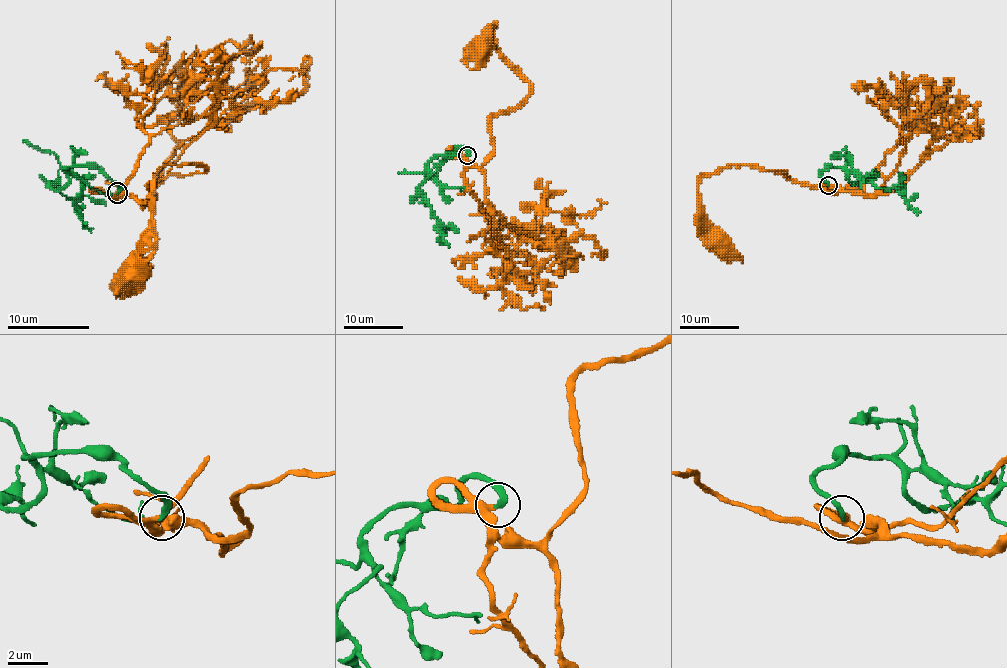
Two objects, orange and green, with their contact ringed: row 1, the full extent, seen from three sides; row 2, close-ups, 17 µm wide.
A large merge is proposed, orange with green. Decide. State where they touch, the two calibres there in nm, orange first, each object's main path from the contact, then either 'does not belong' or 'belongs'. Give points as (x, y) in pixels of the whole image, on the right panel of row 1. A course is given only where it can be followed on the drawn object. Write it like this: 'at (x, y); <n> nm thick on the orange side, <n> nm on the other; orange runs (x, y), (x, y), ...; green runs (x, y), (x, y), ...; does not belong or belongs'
at (828, 185); 280 nm thick on the orange side, 280 nm on the other; orange runs (829, 186), (839, 189), (833, 192), (752, 165), (728, 165), (707, 172), (697, 184), (698, 213), (741, 262); green runs (829, 186), (820, 174), (829, 167), (842, 168), (854, 183), (869, 180), (879, 189), (896, 189), (916, 214); belongs

